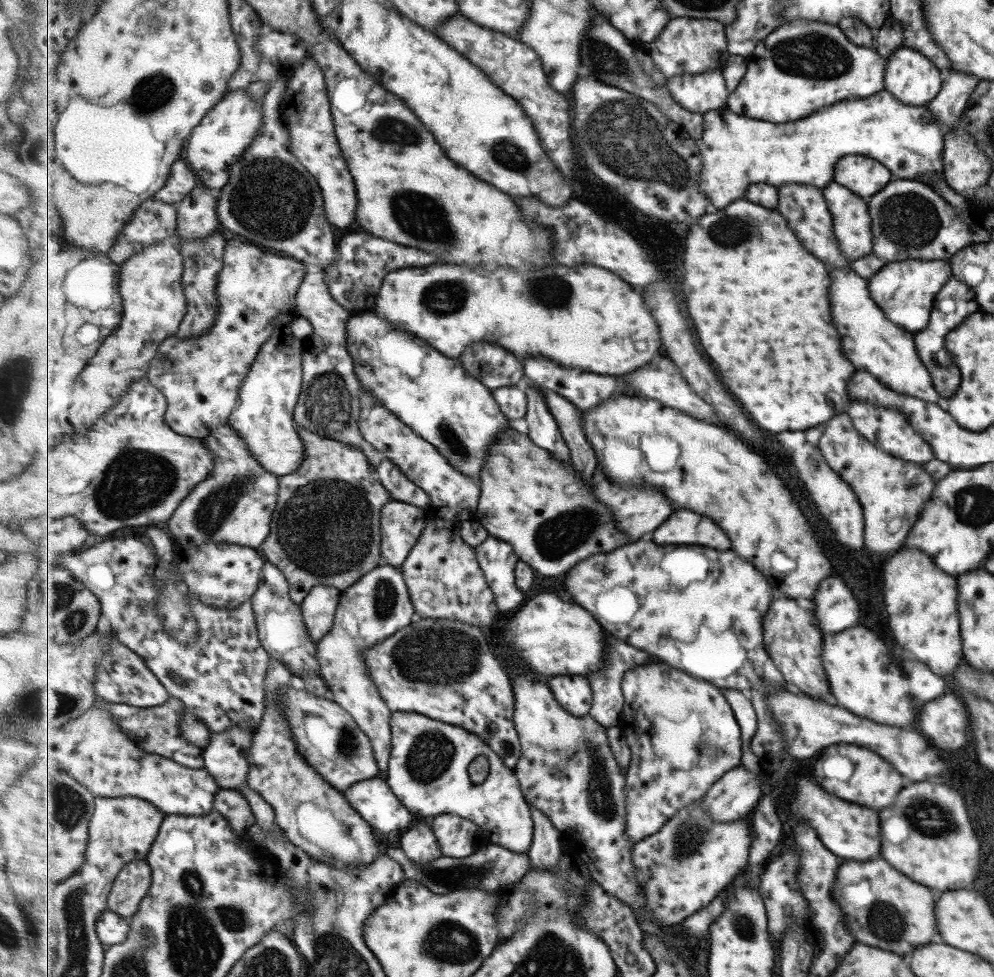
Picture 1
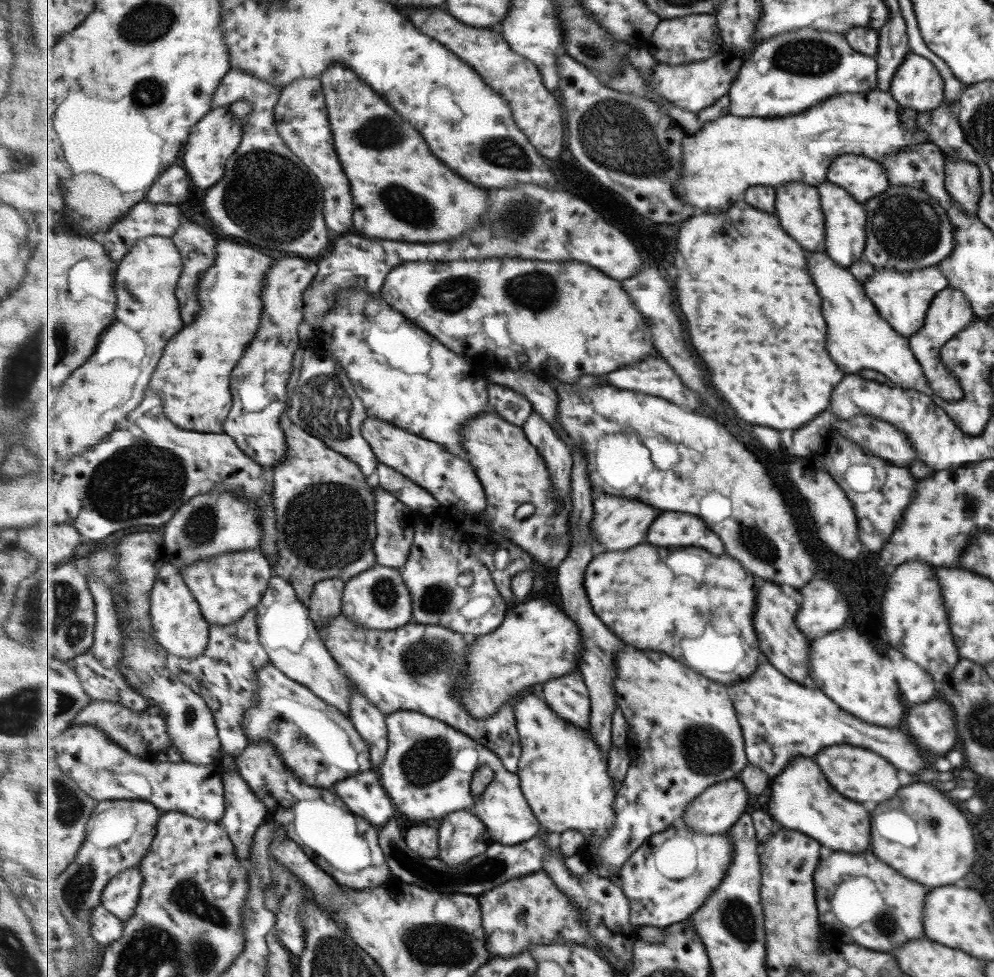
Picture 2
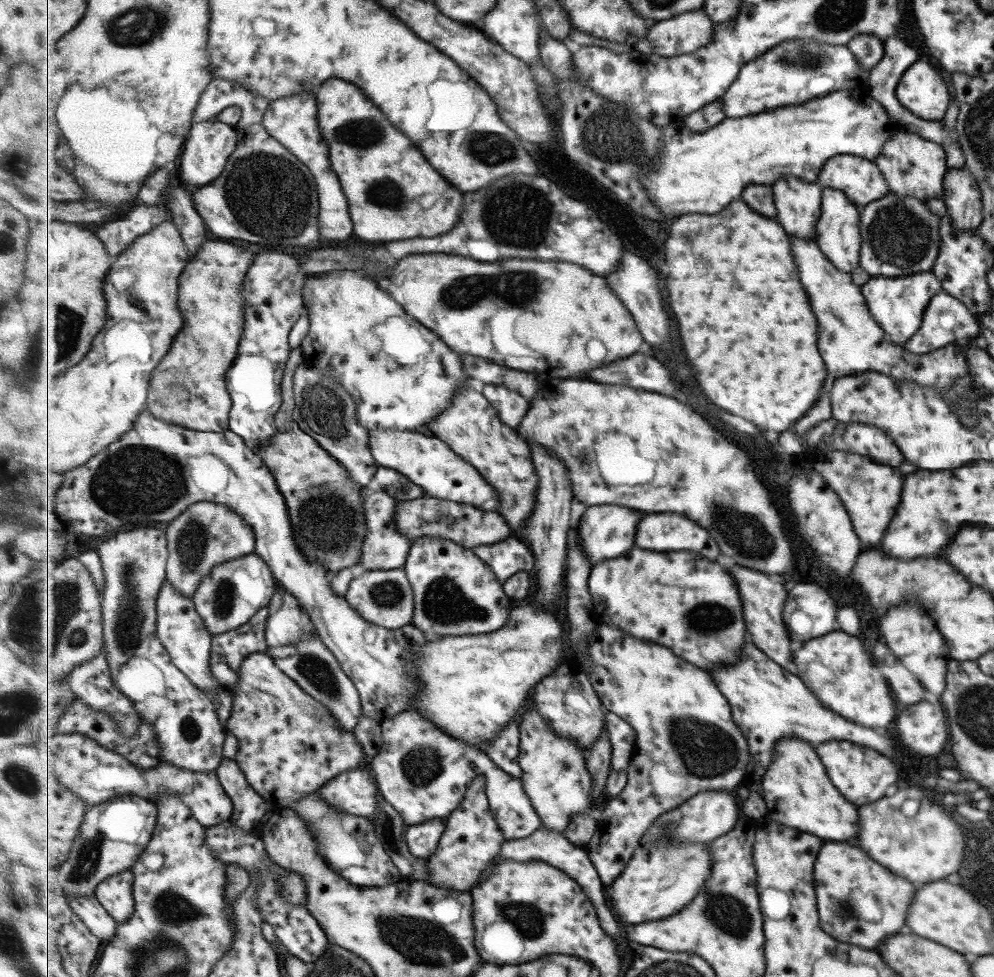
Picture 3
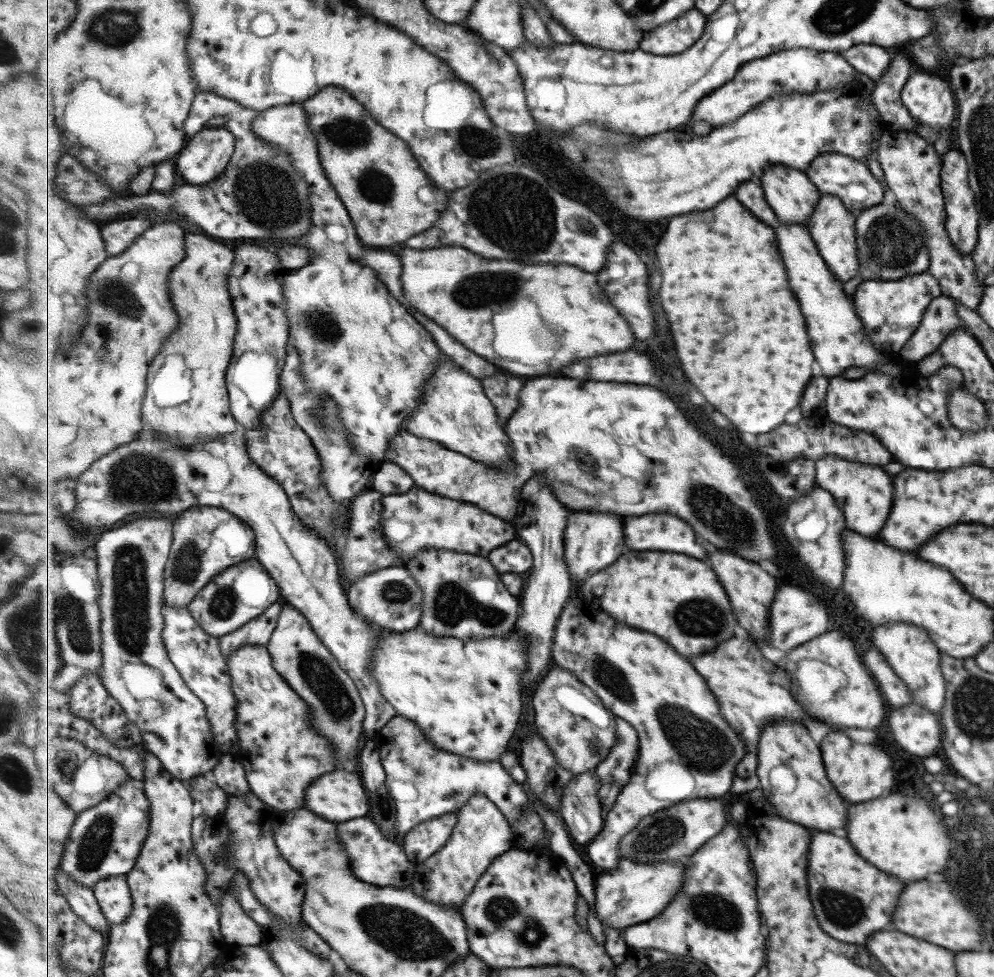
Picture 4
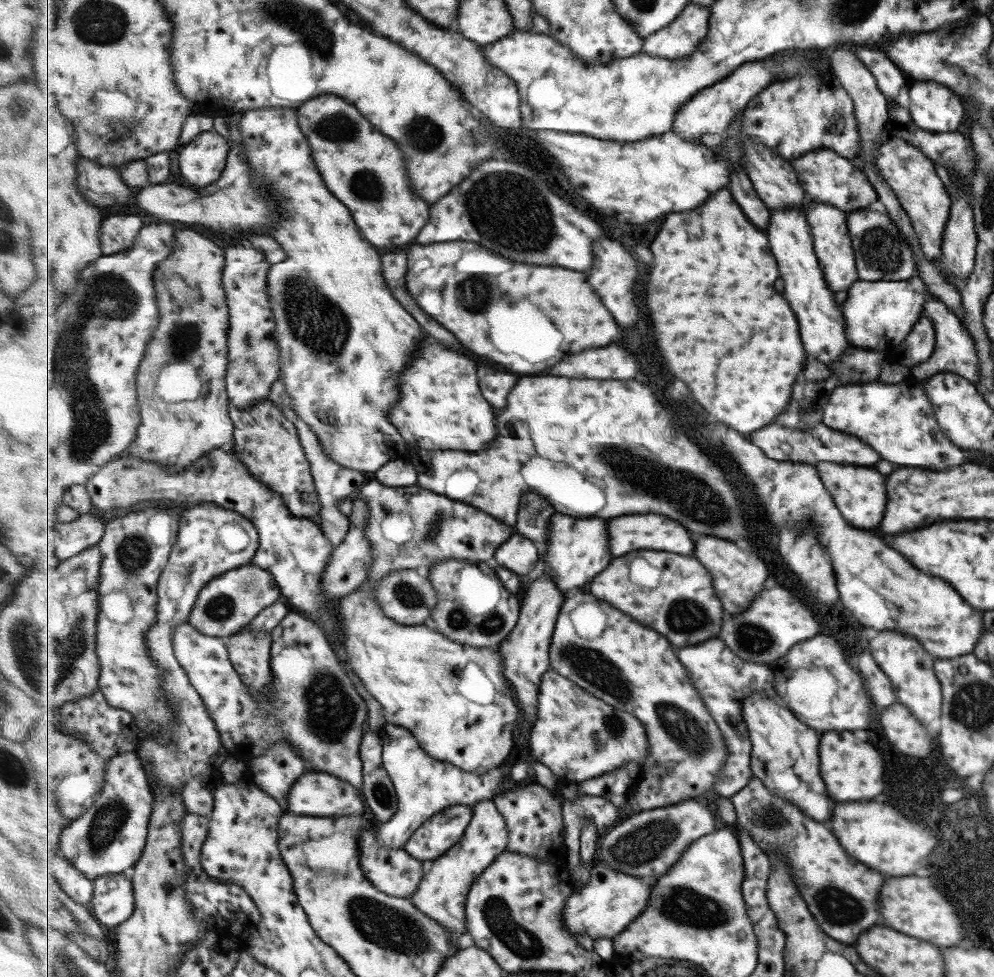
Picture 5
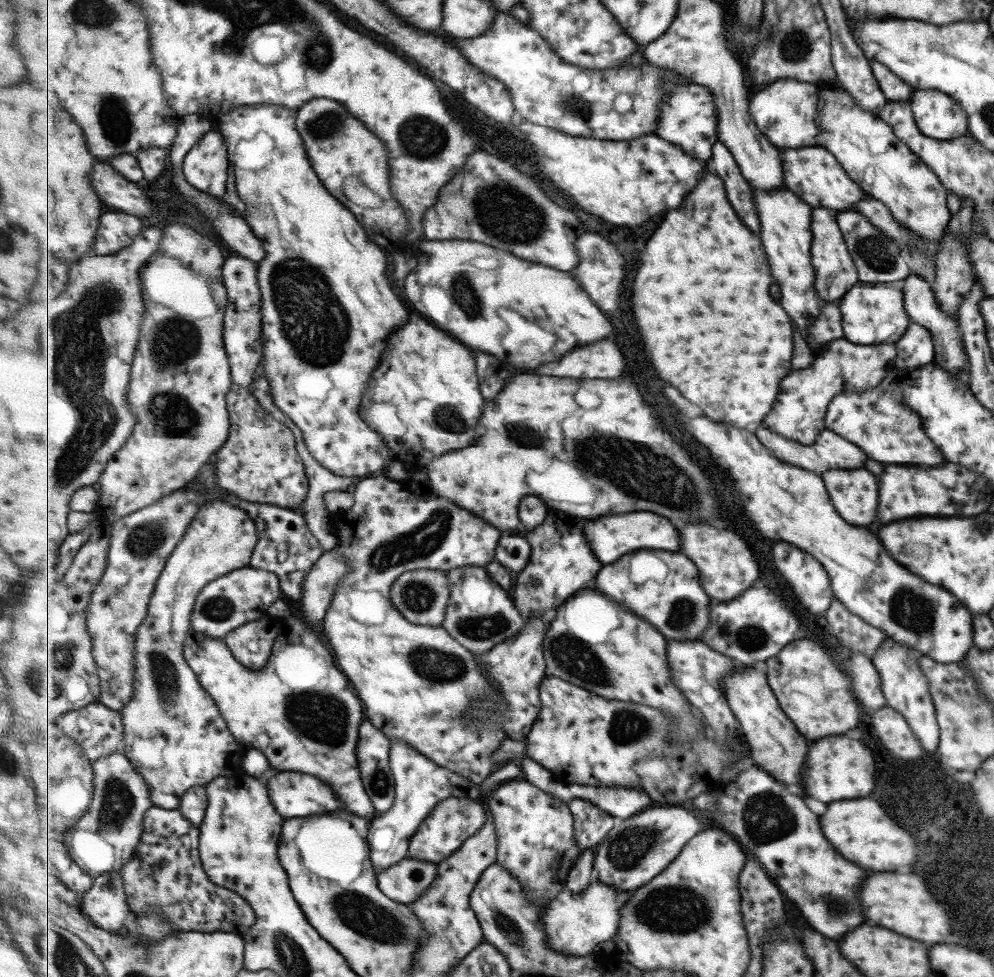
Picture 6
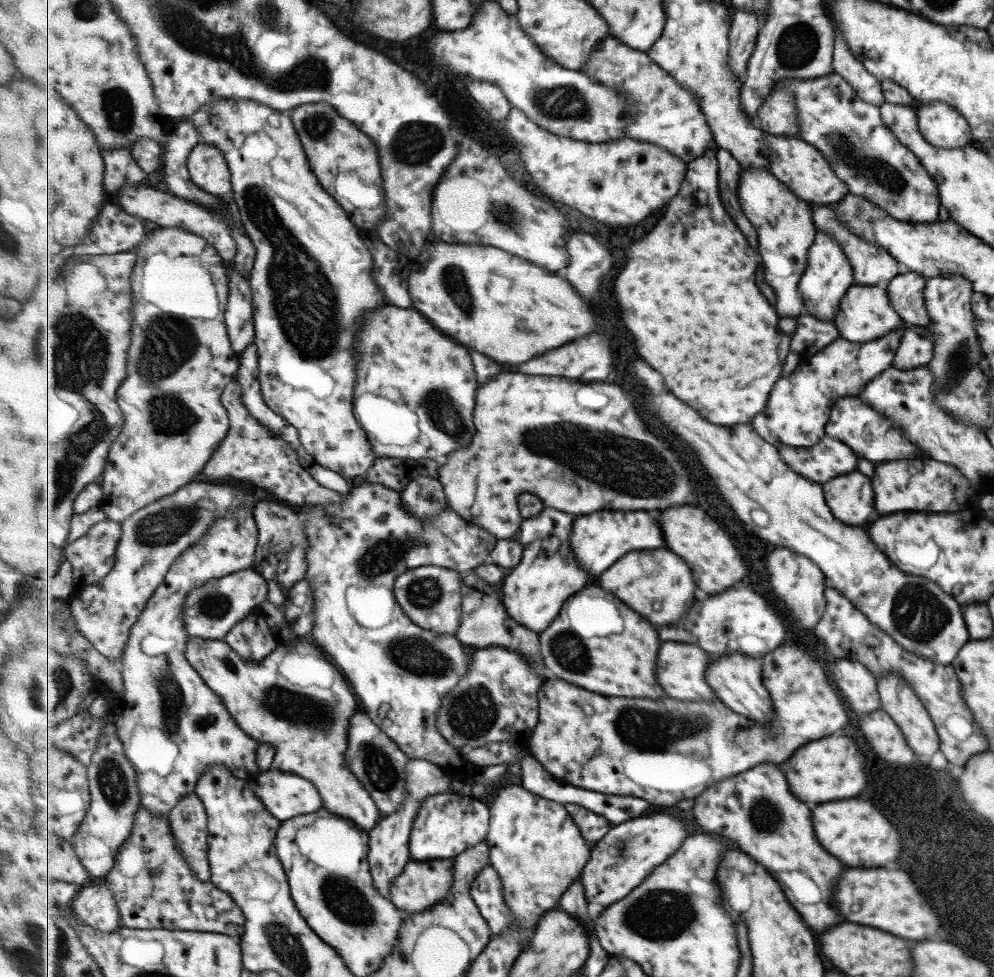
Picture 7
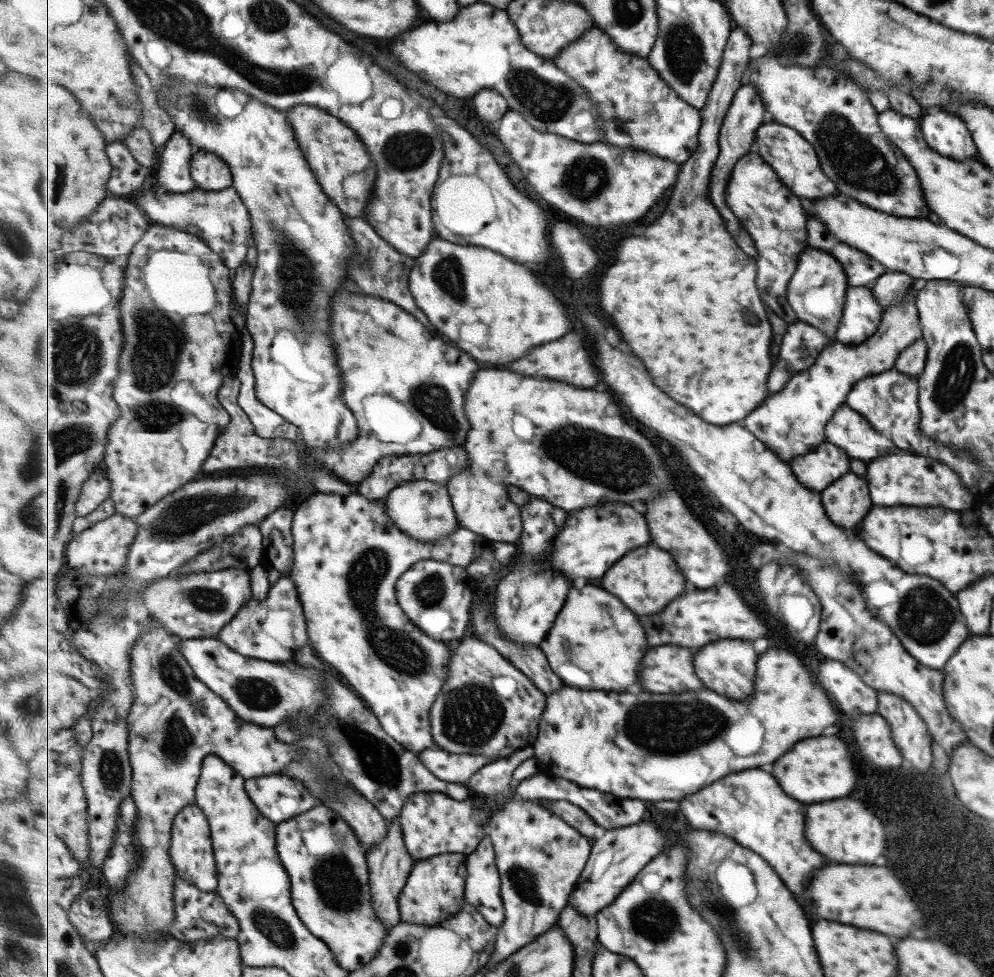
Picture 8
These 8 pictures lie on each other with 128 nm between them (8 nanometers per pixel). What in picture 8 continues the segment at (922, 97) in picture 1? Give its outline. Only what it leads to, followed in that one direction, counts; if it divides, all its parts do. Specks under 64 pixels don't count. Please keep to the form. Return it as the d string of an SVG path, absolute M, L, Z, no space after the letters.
M937 109L935 113L923 112L918 123L924 141L936 154L958 162L977 158L974 141L957 115Z

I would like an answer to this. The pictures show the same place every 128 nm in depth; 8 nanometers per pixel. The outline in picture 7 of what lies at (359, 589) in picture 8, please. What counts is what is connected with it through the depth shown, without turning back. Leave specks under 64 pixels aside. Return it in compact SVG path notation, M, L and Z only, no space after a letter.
M355 482L355 485L351 492L348 494L348 500L345 503L324 506L315 505L309 506L309 512L300 512L300 516L305 521L305 531L307 531L307 539L309 539L309 548L307 548L307 563L309 563L309 570L305 574L305 579L311 581L311 589L315 591L315 622L316 626L313 626L313 630L310 632L310 636L315 636L315 642L331 654L331 658L337 662L339 669L343 671L354 690L354 693L358 696L361 707L363 710L373 719L373 722L385 731L400 747L407 756L411 759L425 759L439 765L445 771L450 772L449 775L456 780L472 780L477 773L482 771L482 768L475 765L468 757L468 752L473 748L456 747L449 743L449 739L443 737L439 727L437 727L437 718L439 718L439 710L443 706L445 694L455 689L457 684L467 676L469 672L469 656L465 646L460 642L456 635L449 635L447 633L438 633L433 630L427 630L425 627L419 626L416 622L409 618L409 615L401 608L397 597L394 592L394 586L396 585L397 577L400 577L403 573L407 573L408 570L417 569L422 566L443 566L443 568L449 568L457 570L457 572L472 573L478 566L484 565L491 561L491 556L498 538L495 534L483 529L481 525L477 523L469 522L468 519L461 516L459 513L452 510L447 505L445 511L441 511L437 518L433 519L419 519L415 517L411 511L405 509L404 502L402 502L402 491L395 490L391 487L386 487L381 483L367 483Z

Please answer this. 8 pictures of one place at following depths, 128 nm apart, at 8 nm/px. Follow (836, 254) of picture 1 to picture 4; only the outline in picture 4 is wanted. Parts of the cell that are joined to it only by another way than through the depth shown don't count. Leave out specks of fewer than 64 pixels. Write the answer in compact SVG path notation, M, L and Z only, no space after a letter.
M785 166L769 168L769 174L763 174L759 183L763 185L765 197L767 197L767 201L769 201L773 210L777 212L779 220L785 222L785 224L807 224L821 195L813 182L809 181L805 172L785 168Z

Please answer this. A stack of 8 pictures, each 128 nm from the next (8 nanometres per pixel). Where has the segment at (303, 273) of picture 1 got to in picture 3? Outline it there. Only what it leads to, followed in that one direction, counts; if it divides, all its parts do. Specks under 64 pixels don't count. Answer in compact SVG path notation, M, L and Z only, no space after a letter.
M203 242L201 252L191 259L179 278L179 307L185 326L173 341L151 381L148 405L155 417L189 430L221 433L229 430L233 400L228 390L228 371L240 350L245 330L245 287L243 282L257 254L229 242Z

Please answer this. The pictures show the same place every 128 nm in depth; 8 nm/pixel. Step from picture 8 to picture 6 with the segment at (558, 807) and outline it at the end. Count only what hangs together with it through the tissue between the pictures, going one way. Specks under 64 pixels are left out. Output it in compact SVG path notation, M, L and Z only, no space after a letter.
M573 799L569 808L575 818L574 840L581 849L596 848L619 821L616 816L585 799Z

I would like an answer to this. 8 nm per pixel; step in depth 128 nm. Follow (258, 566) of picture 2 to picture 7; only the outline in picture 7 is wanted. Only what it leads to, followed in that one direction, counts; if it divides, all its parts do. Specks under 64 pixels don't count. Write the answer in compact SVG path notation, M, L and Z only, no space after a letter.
M254 568L240 570L223 578L213 578L199 588L195 588L187 598L183 621L185 629L193 638L225 641L227 634L239 625L241 620L252 613L261 613L261 604L269 598L269 582Z

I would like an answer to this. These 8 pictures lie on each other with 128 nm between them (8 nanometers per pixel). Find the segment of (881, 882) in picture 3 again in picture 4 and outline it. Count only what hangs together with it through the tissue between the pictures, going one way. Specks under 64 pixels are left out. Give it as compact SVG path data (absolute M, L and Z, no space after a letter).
M813 832L808 850L807 894L819 928L835 940L857 945L865 944L871 934L877 930L883 930L891 922L891 914L887 912L895 910L897 898L903 892L903 882L877 870L875 866L865 862L861 856L857 856L857 852L851 848L851 844L845 838L837 838L825 832Z

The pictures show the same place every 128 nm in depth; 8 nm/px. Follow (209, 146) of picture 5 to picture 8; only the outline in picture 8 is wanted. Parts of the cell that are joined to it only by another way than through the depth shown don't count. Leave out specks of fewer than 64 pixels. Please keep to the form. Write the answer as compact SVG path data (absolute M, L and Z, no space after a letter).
M205 149L197 150L193 155L192 177L203 191L227 190L232 188L234 183L231 167L220 155Z

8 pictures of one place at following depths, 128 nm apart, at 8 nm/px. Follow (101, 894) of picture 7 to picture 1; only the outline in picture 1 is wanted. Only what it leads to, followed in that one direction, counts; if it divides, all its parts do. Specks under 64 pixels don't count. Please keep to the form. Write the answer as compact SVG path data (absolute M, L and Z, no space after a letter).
M147 859L133 860L121 870L109 894L108 909L130 919L140 910L152 882L152 867Z

